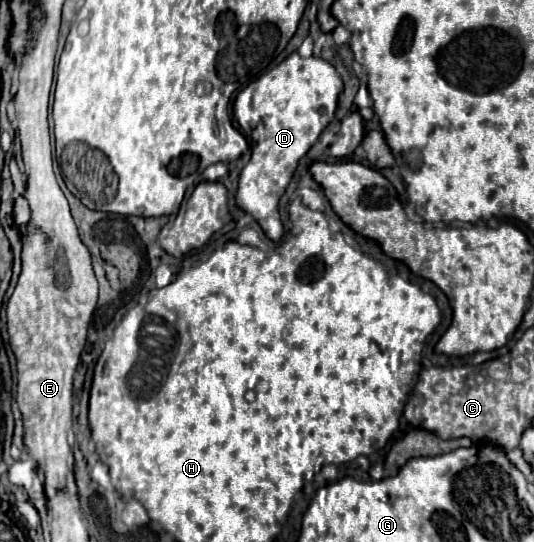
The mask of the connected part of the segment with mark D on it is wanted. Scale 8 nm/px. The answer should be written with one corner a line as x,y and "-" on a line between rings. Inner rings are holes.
292,53
278,67
250,83
234,101
234,118
252,151
248,165
240,173
236,203
260,223
268,239
274,242
280,241
285,234
278,201
298,167
298,161
334,119
340,93
342,79
328,61
318,57
304,59
298,53

